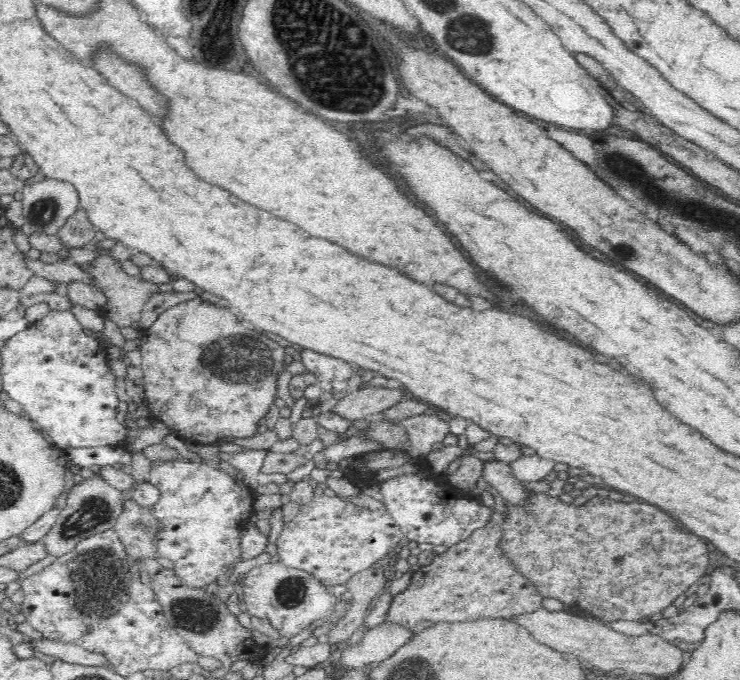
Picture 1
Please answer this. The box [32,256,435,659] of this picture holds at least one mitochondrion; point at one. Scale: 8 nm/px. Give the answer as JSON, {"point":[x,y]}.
{"point":[98,581]}

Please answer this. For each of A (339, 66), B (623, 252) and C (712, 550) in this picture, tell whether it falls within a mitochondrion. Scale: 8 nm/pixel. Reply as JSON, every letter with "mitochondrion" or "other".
{"A":"mitochondrion","B":"other","C":"other"}

